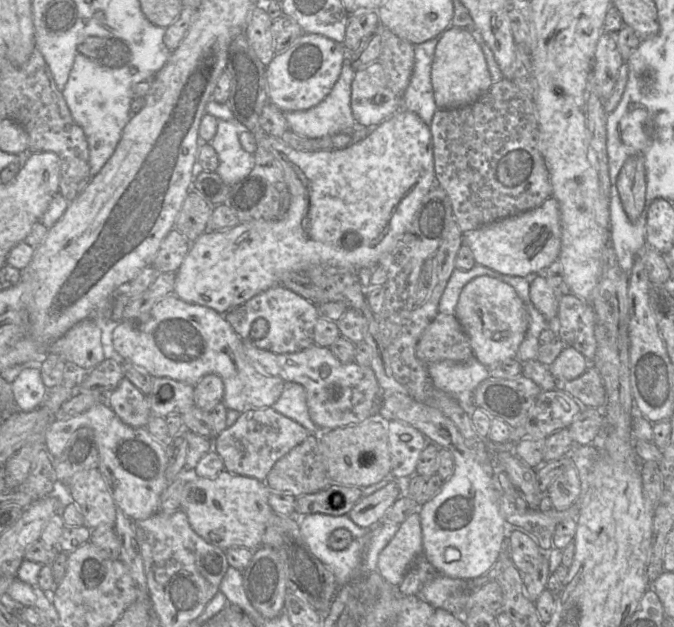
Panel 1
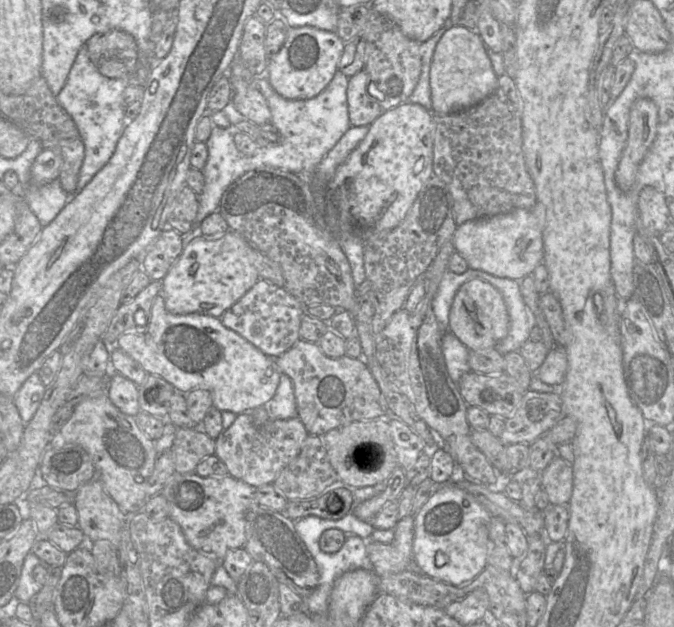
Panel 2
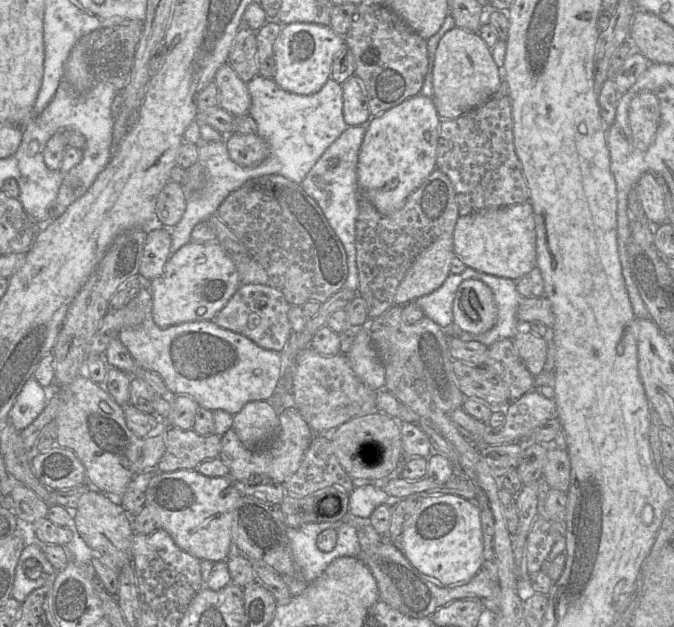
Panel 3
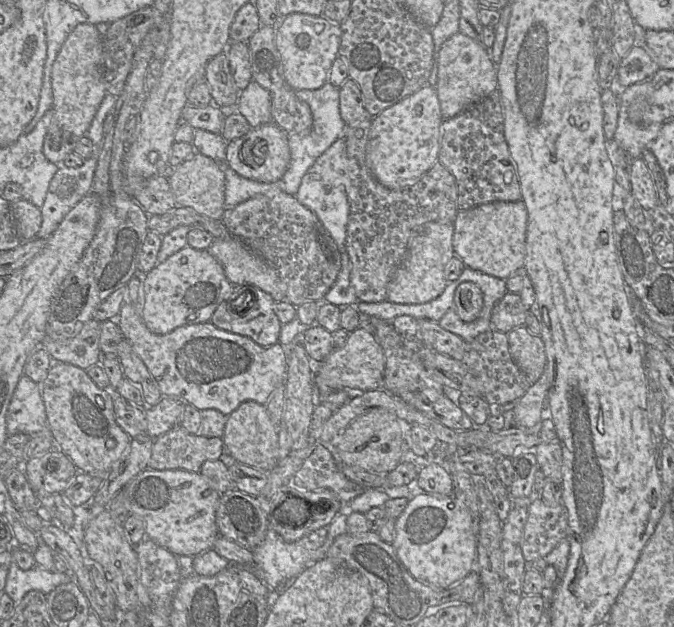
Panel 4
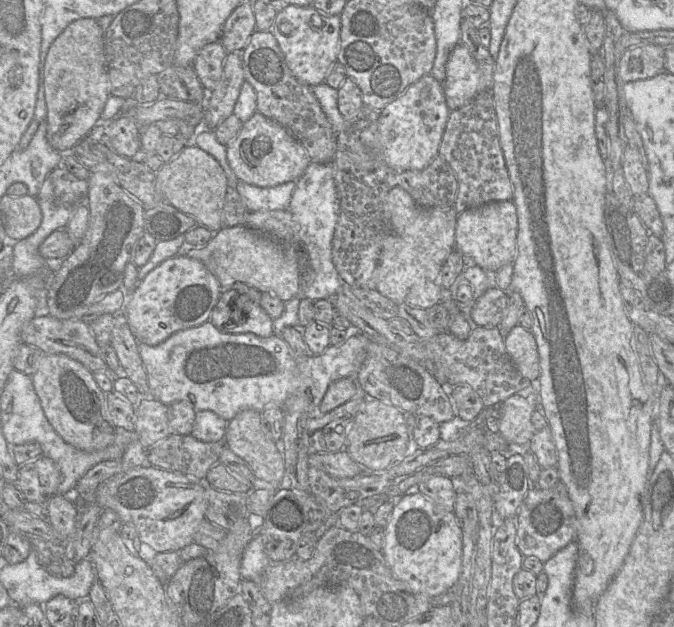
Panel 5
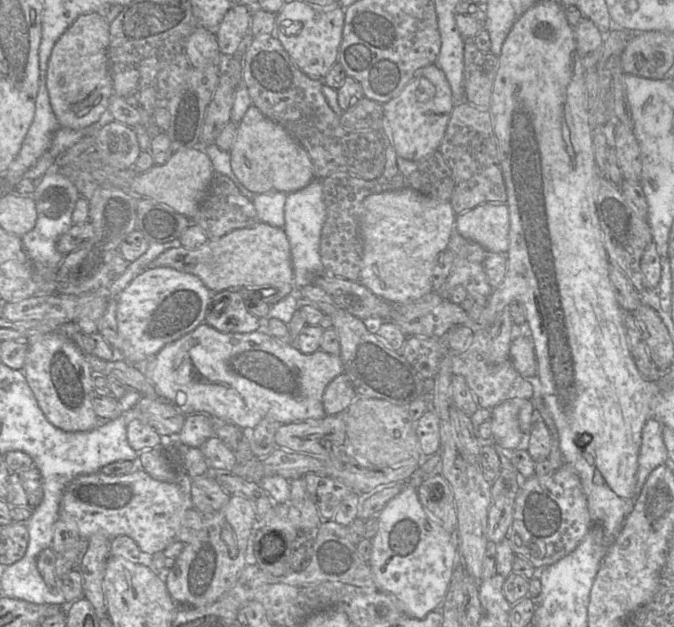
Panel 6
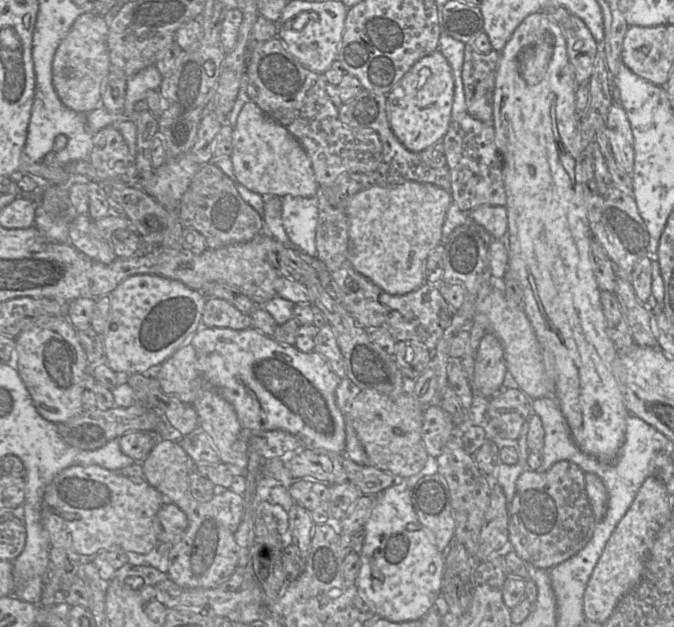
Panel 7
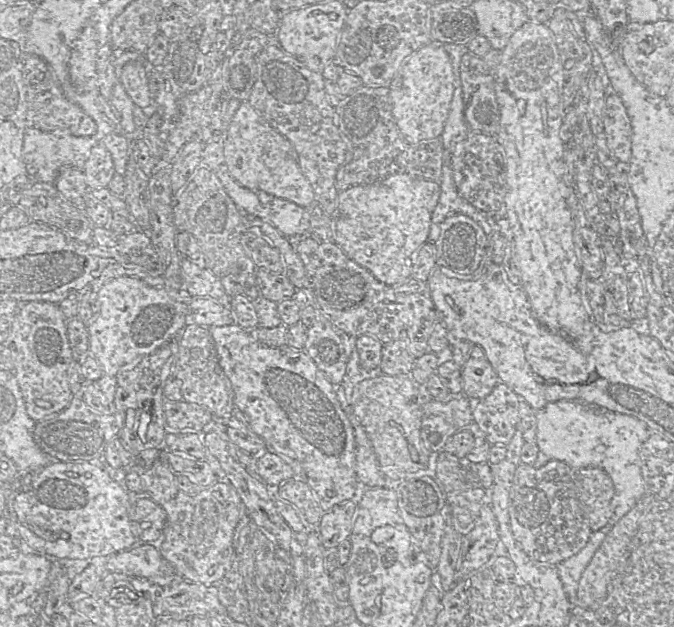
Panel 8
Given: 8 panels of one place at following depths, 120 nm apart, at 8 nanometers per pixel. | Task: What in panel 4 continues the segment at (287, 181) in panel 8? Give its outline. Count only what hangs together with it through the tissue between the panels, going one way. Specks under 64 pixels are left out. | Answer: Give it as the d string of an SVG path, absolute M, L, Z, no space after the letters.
M275 122L252 128L244 136L227 144L227 164L239 175L259 182L276 182L285 174L290 163L288 133Z

